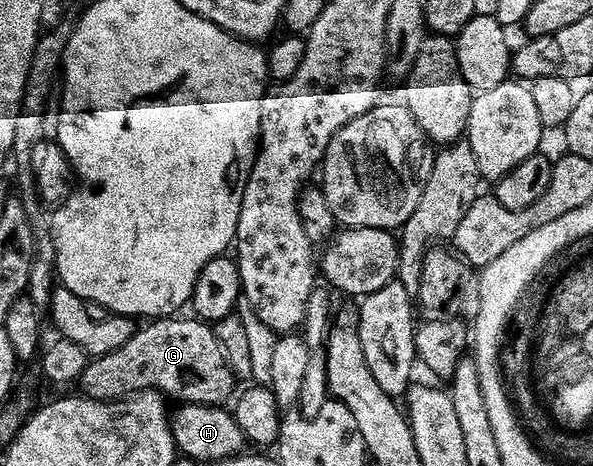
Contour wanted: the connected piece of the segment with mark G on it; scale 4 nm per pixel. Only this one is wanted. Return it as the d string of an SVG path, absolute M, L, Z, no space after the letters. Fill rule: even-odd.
M166 316L146 321L142 325L145 326L142 330L141 327L134 329L131 340L127 340L127 344L115 348L115 352L107 352L103 356L86 361L85 371L81 373L79 379L80 393L86 398L95 398L99 402L115 402L134 394L156 392L166 399L174 398L174 403L177 404L194 402L204 406L220 406L228 403L235 394L235 389L233 390L235 379L214 327L208 322L202 322L196 316L181 317Z

